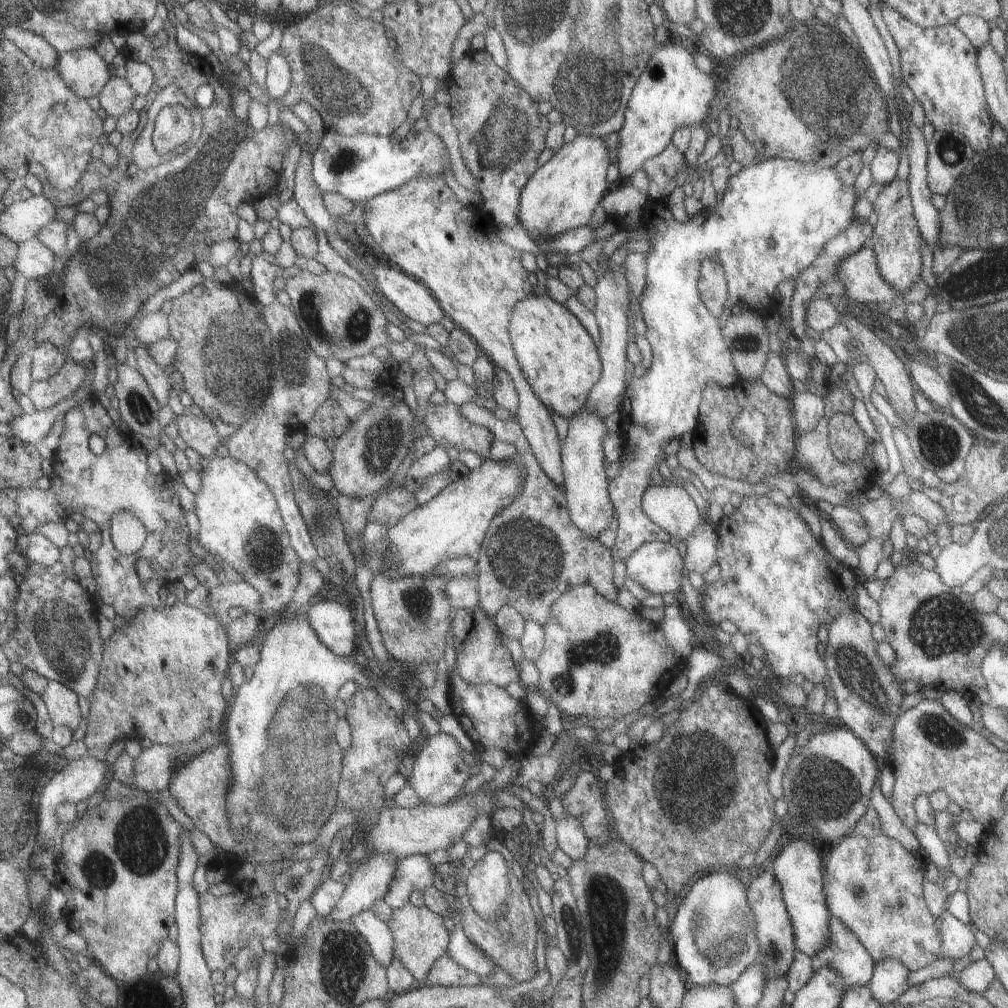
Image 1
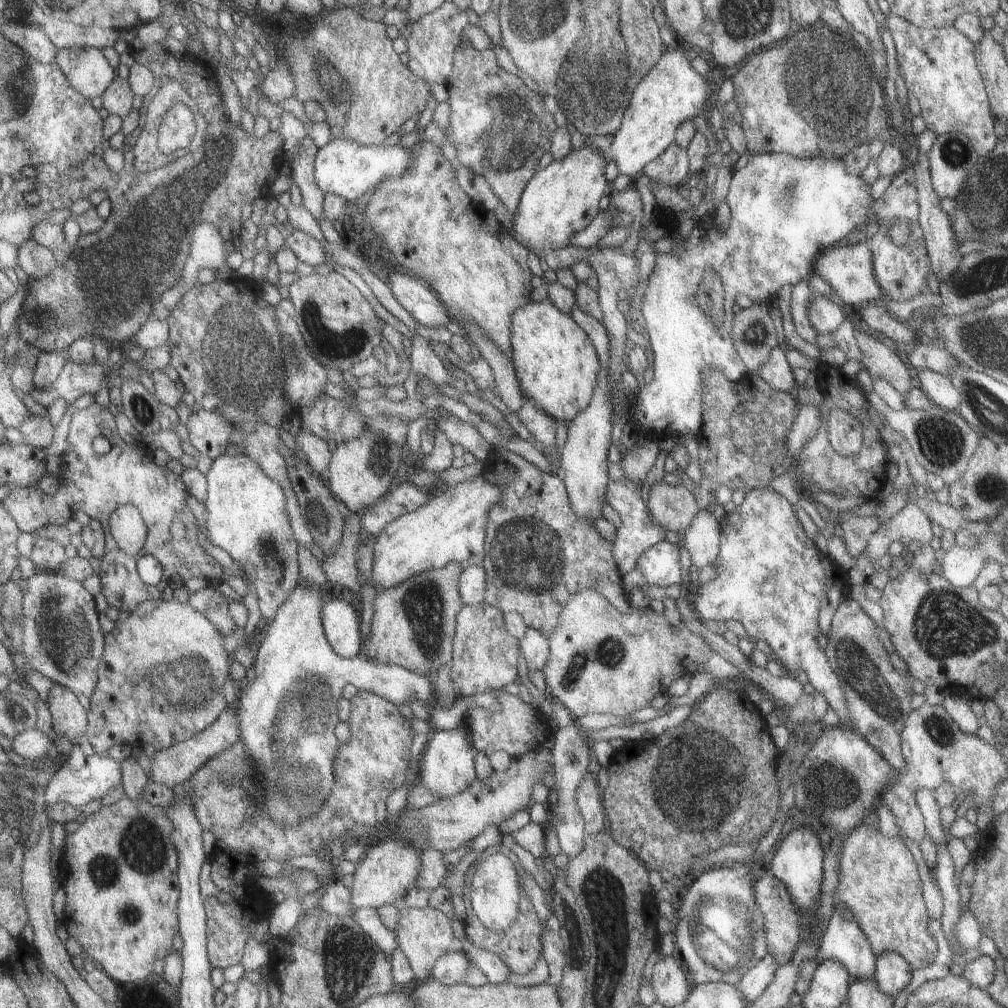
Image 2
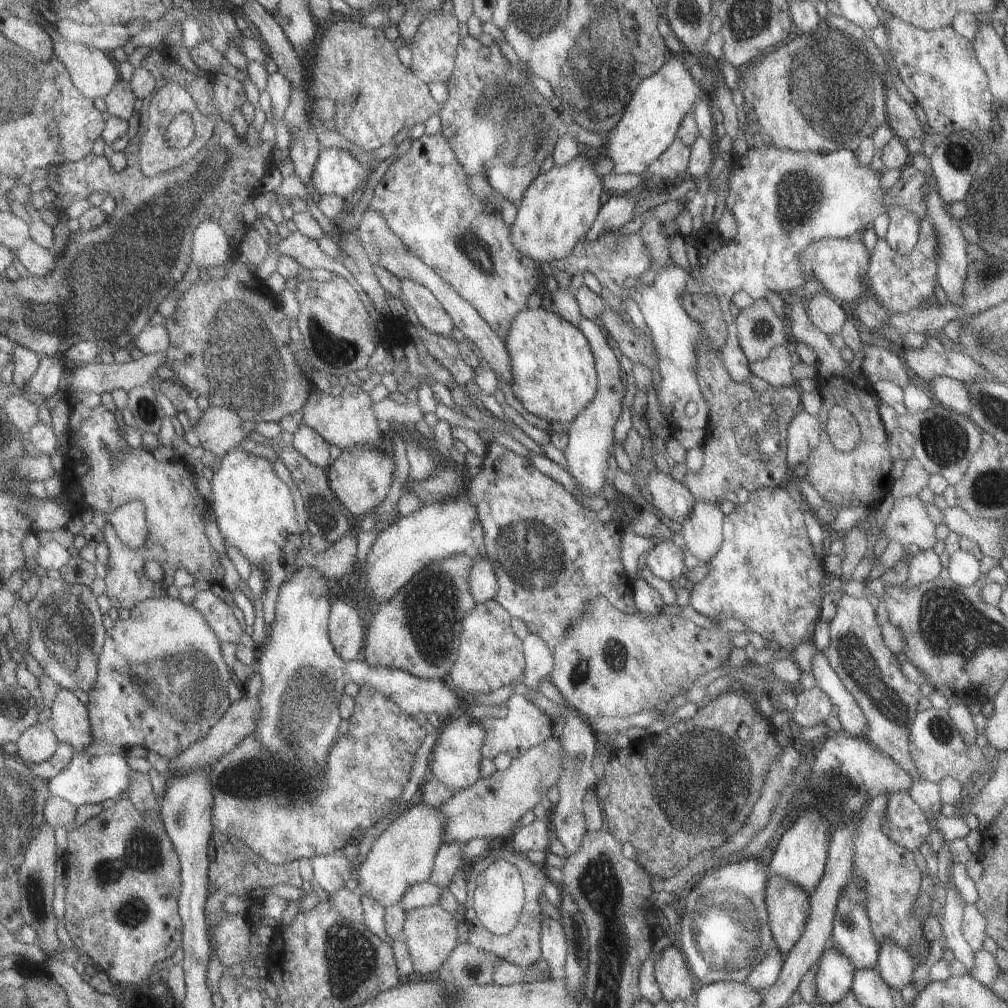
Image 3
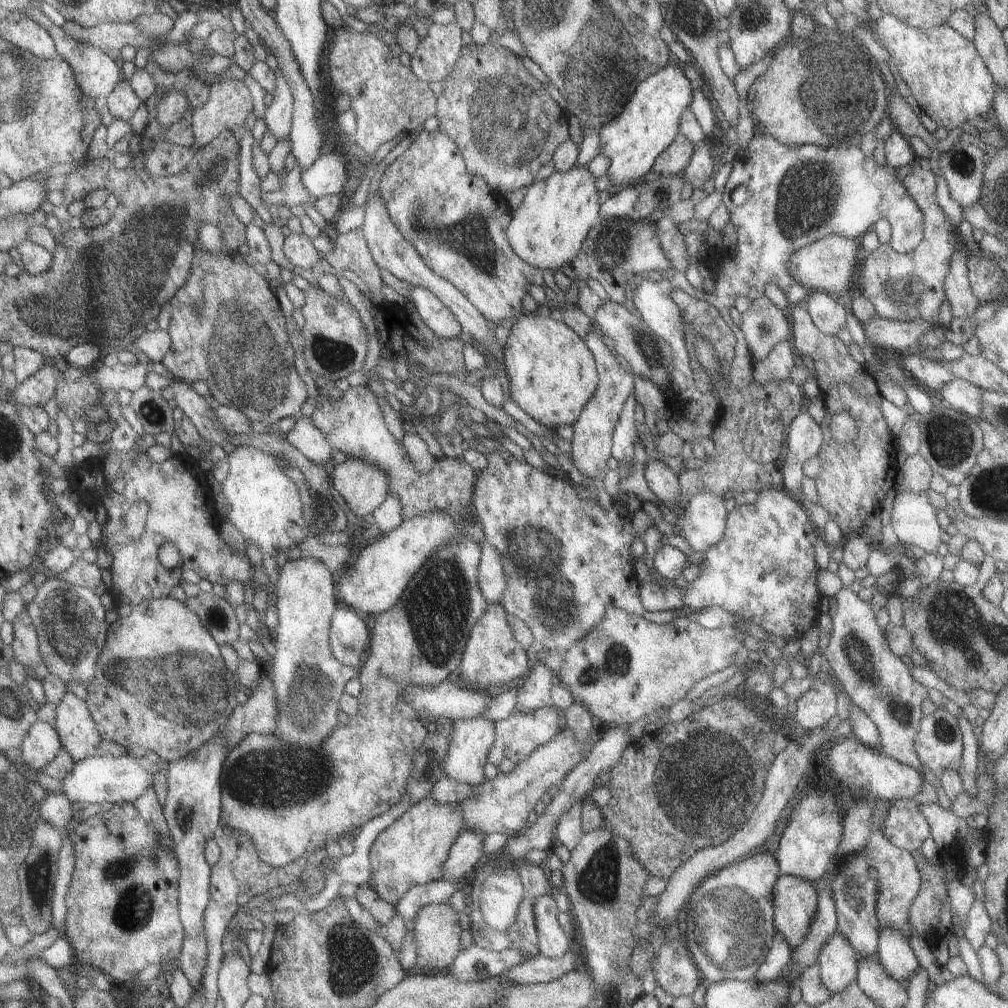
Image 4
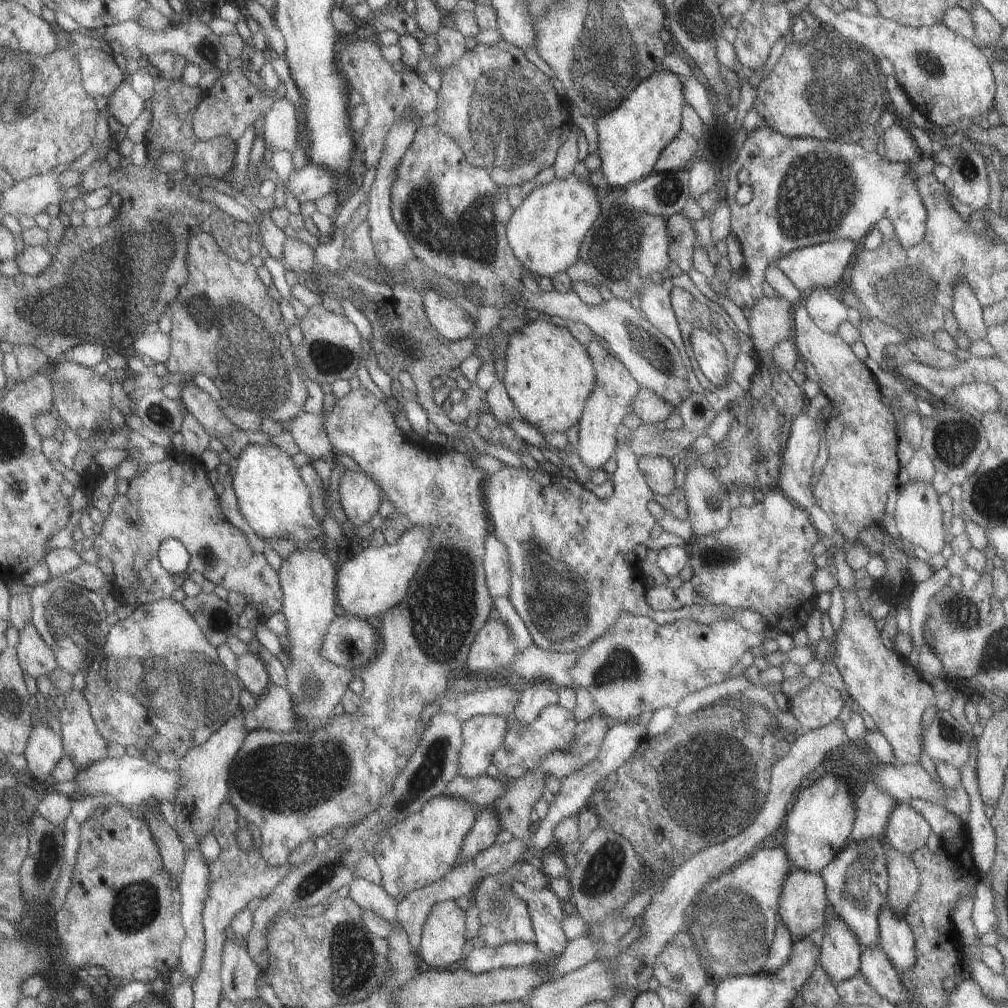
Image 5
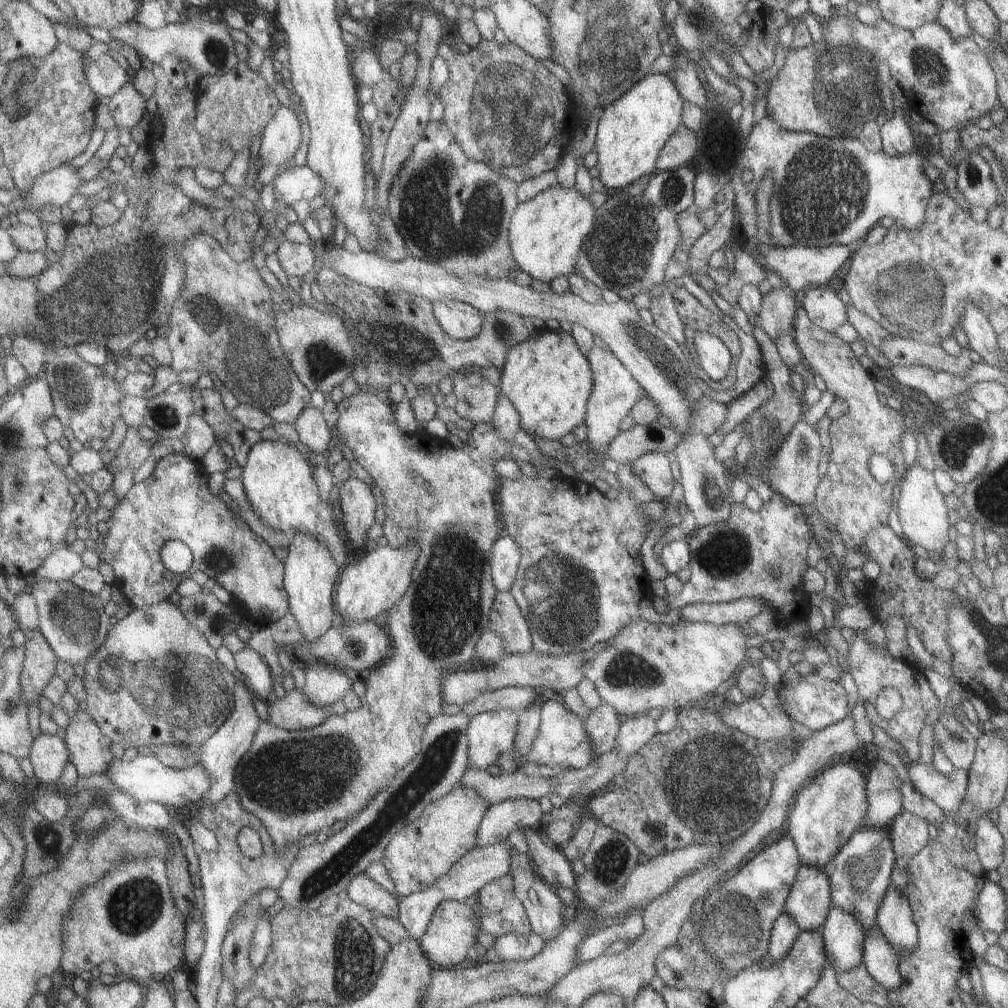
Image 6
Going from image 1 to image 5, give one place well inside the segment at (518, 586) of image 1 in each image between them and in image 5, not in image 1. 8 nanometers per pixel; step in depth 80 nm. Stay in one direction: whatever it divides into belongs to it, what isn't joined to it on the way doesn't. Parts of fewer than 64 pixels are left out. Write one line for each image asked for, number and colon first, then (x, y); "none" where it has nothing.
2: (536, 553)
3: (550, 554)
4: (564, 560)
5: (572, 570)

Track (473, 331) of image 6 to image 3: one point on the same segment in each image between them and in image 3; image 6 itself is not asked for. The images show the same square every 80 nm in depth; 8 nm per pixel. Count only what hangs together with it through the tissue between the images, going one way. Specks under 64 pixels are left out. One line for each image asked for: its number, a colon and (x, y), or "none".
3: (431, 314)
4: (435, 314)
5: (447, 317)

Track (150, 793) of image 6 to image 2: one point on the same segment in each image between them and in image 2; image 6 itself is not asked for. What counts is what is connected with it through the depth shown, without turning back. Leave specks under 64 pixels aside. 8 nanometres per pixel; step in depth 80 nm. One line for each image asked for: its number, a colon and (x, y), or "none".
2: (80, 779)
3: (87, 780)
4: (102, 778)
5: (131, 781)

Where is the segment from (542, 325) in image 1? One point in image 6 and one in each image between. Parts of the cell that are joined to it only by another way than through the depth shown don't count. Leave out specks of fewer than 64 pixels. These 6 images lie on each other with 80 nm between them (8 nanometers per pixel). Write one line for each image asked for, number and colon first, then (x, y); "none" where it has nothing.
2: (555, 365)
3: (553, 377)
4: (551, 375)
5: (548, 377)
6: (546, 379)

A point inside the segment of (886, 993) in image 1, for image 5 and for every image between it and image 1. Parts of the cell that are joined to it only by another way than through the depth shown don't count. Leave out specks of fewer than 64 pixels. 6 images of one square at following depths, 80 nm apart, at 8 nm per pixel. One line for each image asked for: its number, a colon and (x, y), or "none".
2: (891, 974)
3: (893, 964)
4: (893, 953)
5: (895, 940)

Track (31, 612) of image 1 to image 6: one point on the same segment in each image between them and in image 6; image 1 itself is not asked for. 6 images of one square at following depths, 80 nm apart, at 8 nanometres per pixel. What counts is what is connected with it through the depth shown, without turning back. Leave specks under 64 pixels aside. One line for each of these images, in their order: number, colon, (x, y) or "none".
2: (61, 638)
3: (67, 634)
4: (69, 619)
5: (71, 619)
6: (74, 622)

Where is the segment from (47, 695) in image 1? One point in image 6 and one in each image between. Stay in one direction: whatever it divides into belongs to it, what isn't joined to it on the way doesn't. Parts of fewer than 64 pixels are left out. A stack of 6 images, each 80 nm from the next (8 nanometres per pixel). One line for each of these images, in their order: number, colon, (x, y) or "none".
2: (68, 716)
3: (70, 722)
4: (79, 734)
5: (83, 743)
6: (90, 751)

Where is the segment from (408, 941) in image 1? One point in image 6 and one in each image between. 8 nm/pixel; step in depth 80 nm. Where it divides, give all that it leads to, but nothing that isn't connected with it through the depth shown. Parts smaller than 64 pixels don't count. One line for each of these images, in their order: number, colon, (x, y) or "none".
2: (425, 935)
3: (430, 933)
4: (437, 929)
5: (442, 945)
6: (451, 931)

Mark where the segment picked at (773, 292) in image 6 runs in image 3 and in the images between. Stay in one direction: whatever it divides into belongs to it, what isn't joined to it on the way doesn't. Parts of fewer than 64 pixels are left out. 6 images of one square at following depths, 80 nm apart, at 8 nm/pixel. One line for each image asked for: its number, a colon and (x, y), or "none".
3: (759, 330)
4: (763, 325)
5: (769, 321)

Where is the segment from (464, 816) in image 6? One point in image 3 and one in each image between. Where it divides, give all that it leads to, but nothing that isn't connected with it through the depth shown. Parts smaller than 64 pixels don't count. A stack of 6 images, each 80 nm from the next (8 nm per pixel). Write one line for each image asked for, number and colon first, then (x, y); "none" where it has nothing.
3: (404, 854)
4: (412, 851)
5: (415, 853)

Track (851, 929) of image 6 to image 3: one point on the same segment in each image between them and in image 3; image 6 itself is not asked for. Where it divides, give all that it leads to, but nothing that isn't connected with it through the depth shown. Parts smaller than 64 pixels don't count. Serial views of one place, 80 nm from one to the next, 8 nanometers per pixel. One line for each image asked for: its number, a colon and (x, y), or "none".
3: (833, 975)
4: (836, 962)
5: (839, 954)

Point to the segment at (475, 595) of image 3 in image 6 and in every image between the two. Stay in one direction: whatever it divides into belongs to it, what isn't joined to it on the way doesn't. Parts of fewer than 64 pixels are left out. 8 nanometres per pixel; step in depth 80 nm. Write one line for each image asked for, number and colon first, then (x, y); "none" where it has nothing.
4: (490, 574)
5: (496, 568)
6: (503, 560)

